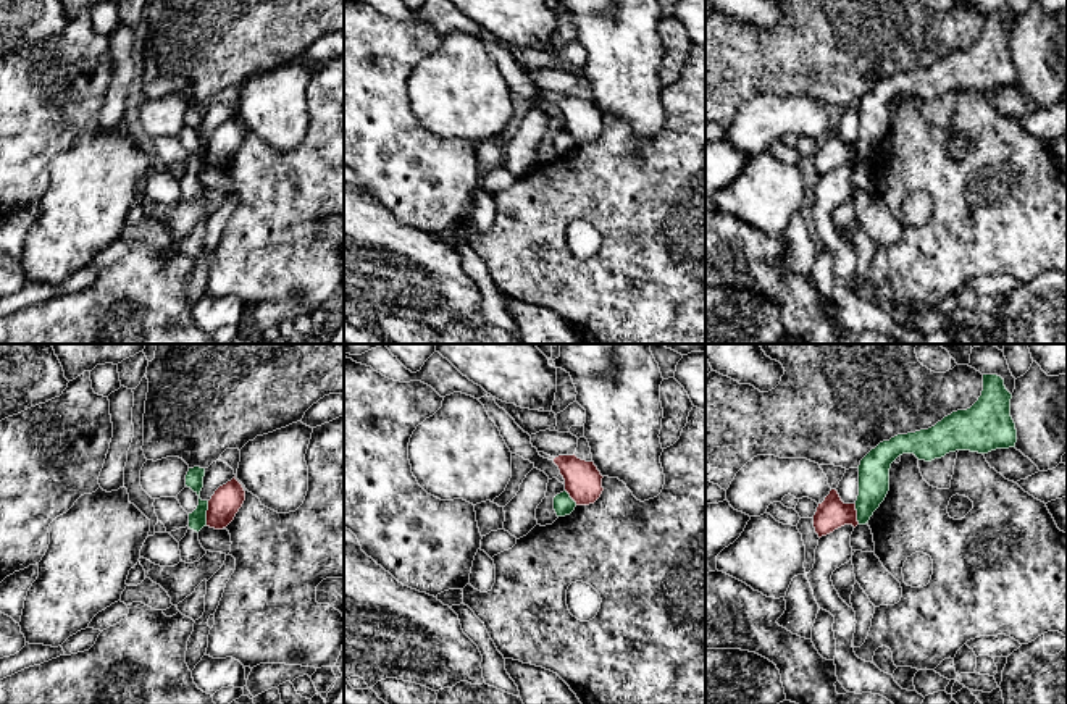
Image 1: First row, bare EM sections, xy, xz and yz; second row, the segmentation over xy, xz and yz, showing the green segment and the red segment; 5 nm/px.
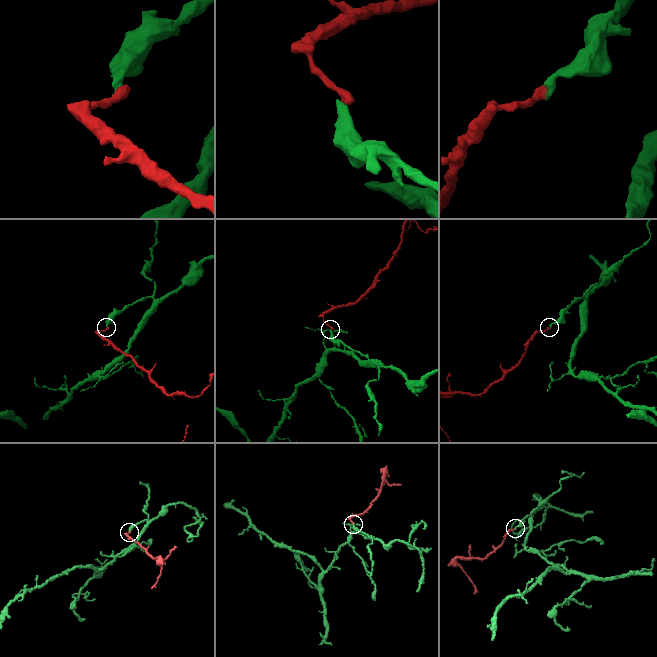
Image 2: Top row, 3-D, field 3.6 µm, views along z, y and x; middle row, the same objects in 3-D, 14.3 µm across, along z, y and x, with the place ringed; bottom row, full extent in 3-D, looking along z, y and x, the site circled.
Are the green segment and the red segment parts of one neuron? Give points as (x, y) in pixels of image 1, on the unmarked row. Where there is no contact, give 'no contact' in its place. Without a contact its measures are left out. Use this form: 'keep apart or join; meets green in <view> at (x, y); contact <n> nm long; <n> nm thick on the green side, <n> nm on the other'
keep apart; meets green in xy at (205, 152); contact 130 nm long; 90 nm thick on the green side, 150 nm on the other

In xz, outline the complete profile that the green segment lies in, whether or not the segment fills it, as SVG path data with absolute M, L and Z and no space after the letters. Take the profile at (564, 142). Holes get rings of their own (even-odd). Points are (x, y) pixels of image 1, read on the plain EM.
M567 129L554 136L554 149L557 155L570 153L576 145L576 140L570 136Z

